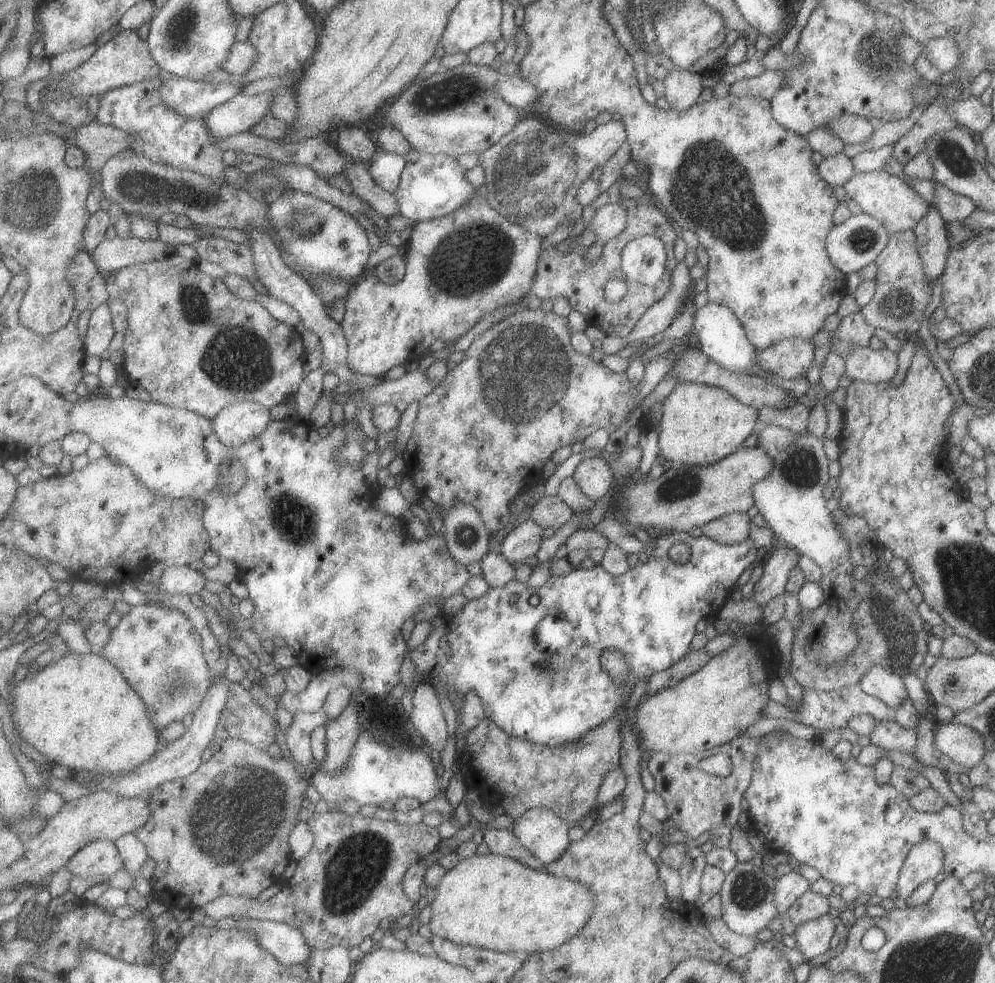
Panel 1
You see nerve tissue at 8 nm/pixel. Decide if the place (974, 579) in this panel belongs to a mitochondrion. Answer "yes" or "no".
yes

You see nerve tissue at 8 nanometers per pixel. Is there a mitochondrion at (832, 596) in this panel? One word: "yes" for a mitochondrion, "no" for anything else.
no

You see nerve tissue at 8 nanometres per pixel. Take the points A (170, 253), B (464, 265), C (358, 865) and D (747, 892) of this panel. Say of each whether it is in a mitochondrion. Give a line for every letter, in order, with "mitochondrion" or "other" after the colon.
A: other
B: mitochondrion
C: mitochondrion
D: mitochondrion

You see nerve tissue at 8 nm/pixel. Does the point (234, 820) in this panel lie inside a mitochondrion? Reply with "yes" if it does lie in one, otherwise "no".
yes

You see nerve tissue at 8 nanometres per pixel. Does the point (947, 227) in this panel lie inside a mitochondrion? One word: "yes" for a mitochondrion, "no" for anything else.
no

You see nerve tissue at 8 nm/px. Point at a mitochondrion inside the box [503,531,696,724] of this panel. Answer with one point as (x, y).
(568, 682)

